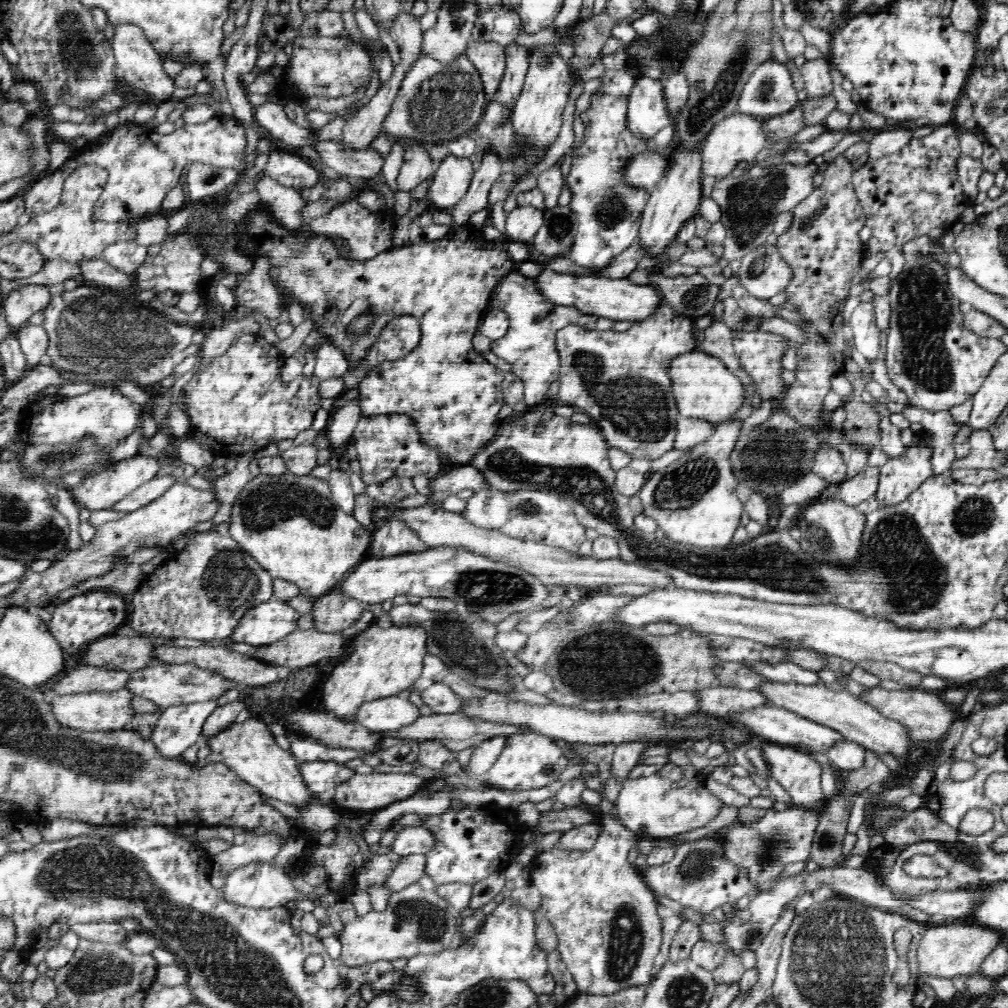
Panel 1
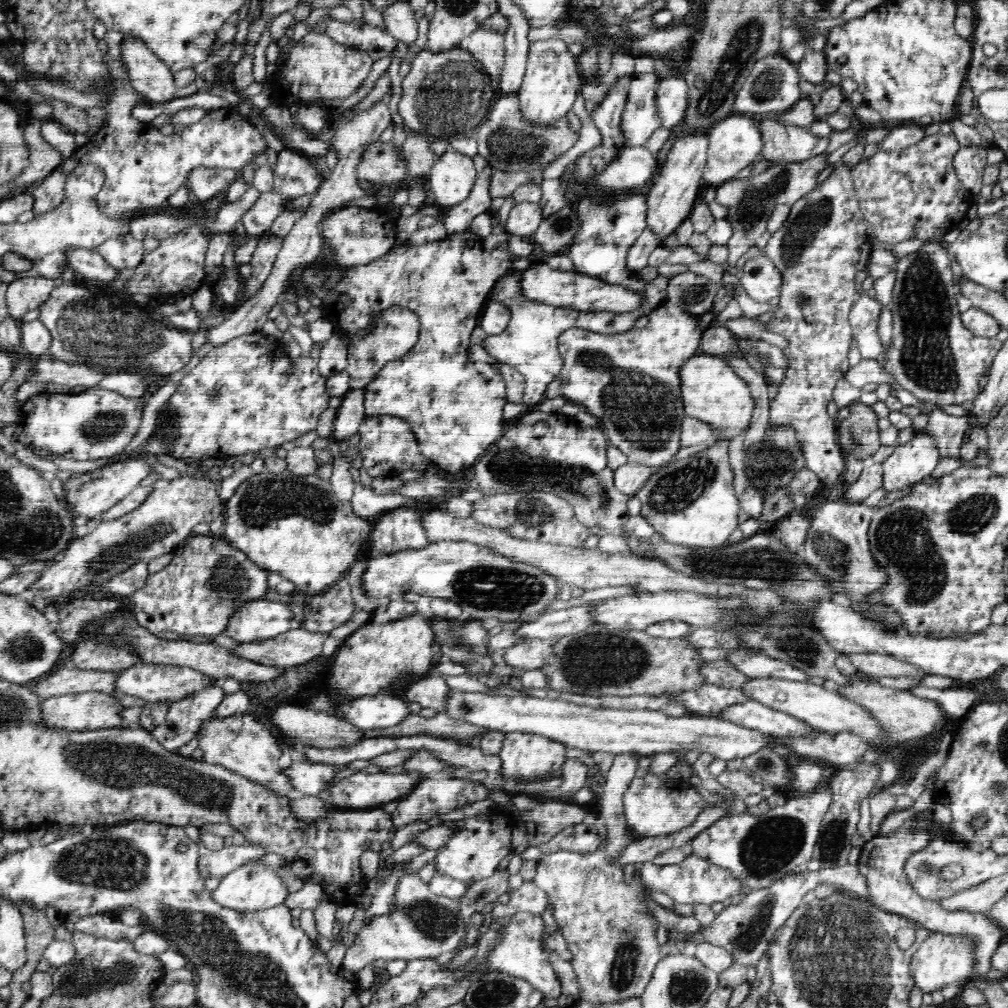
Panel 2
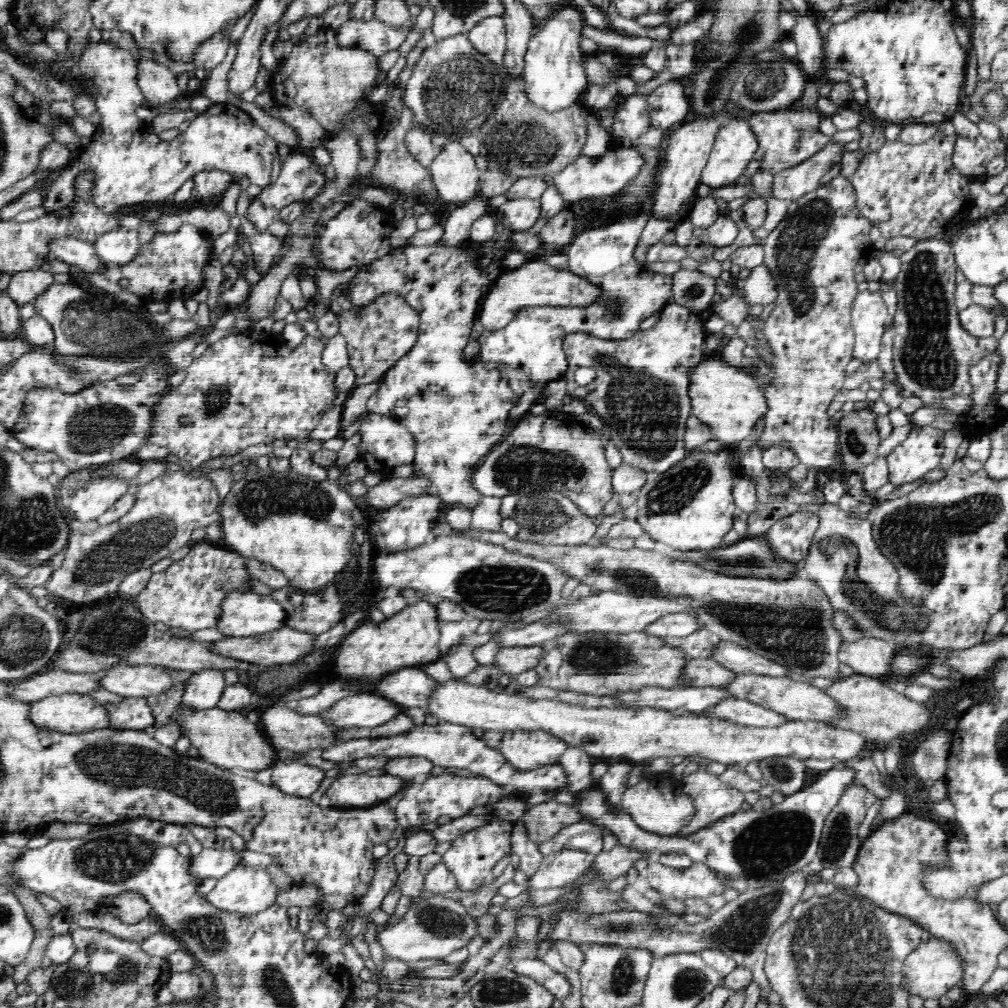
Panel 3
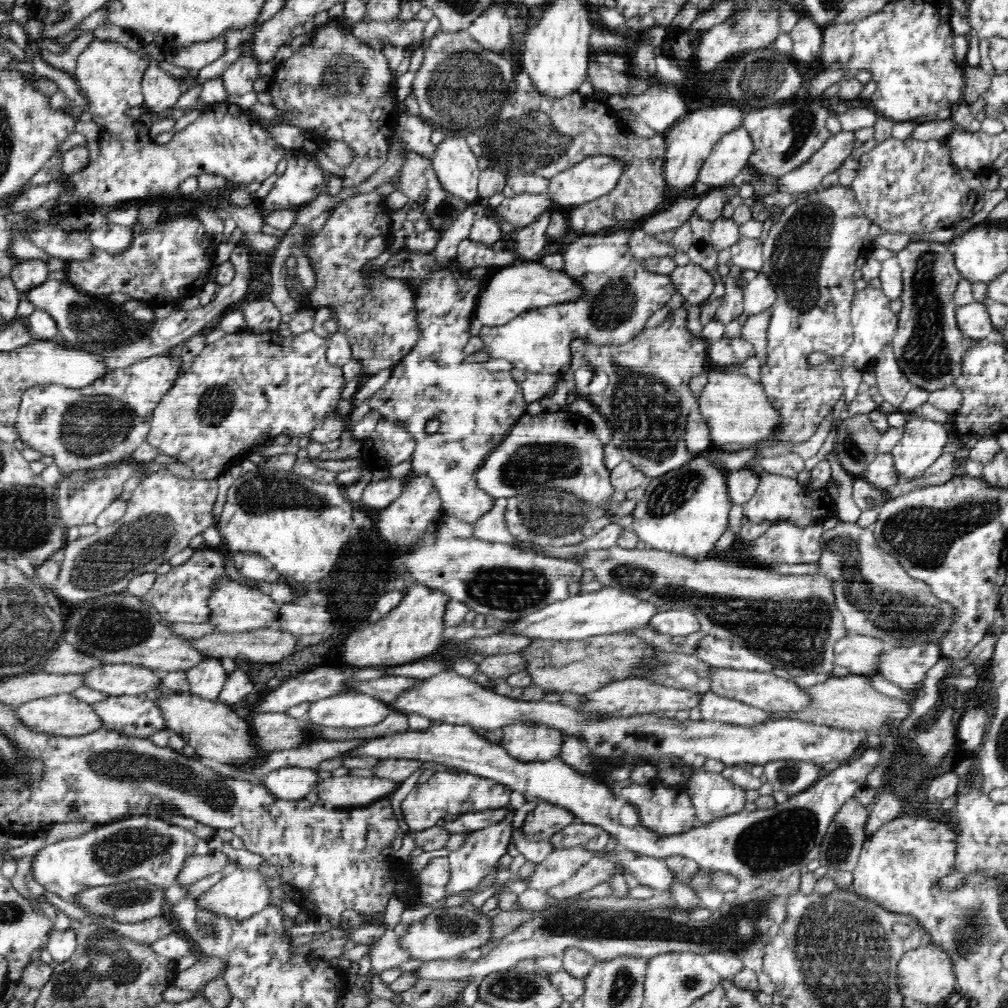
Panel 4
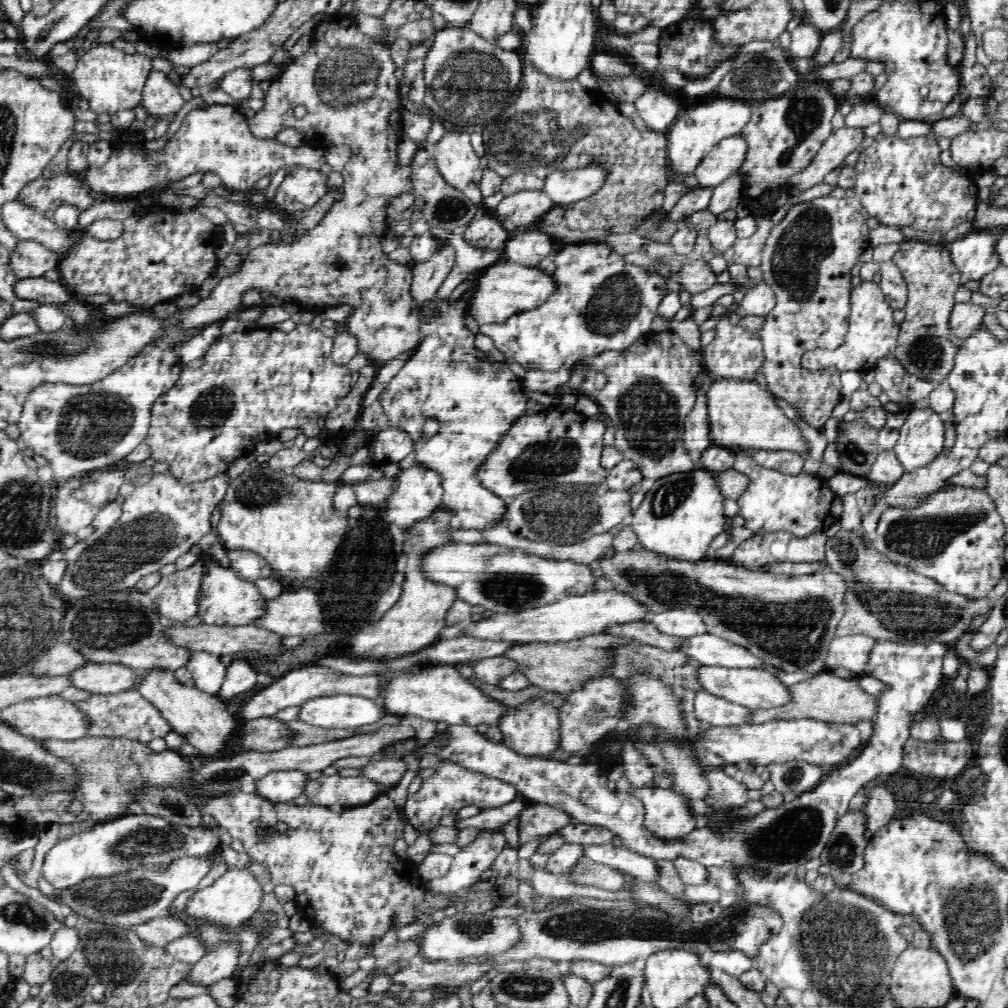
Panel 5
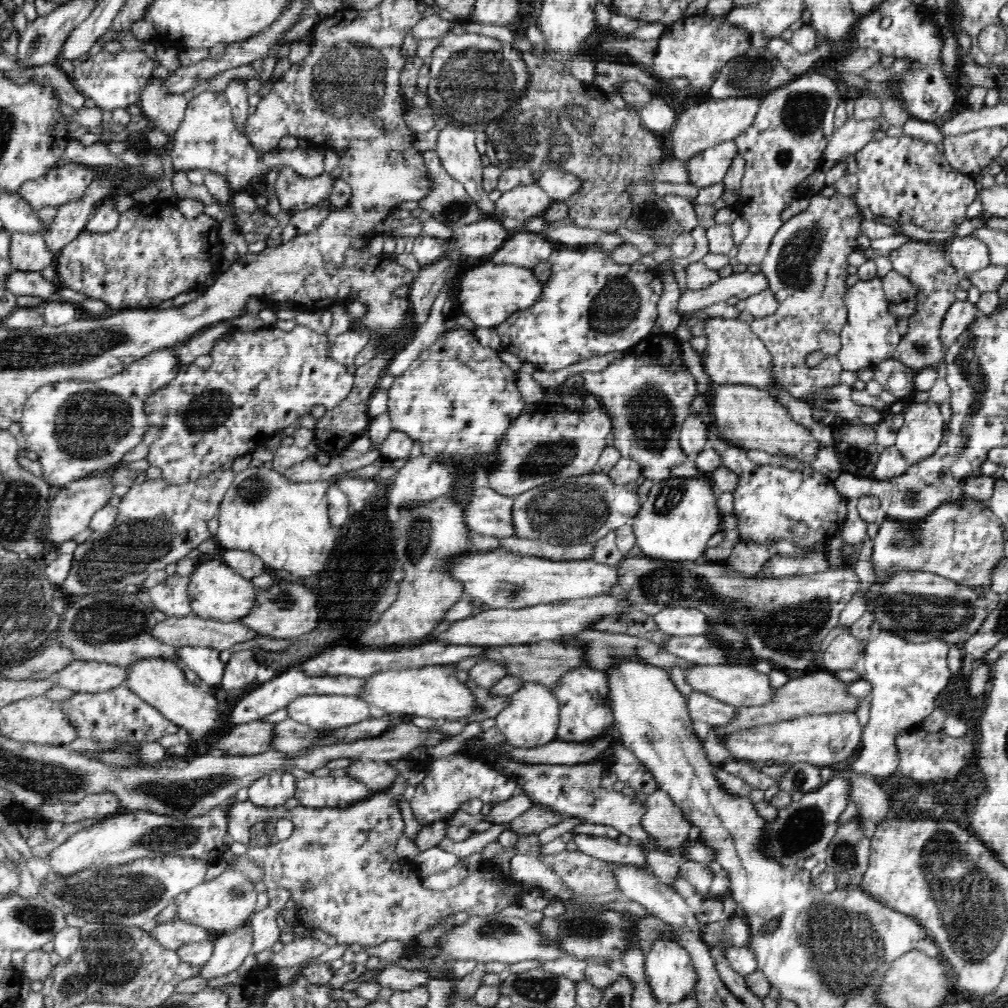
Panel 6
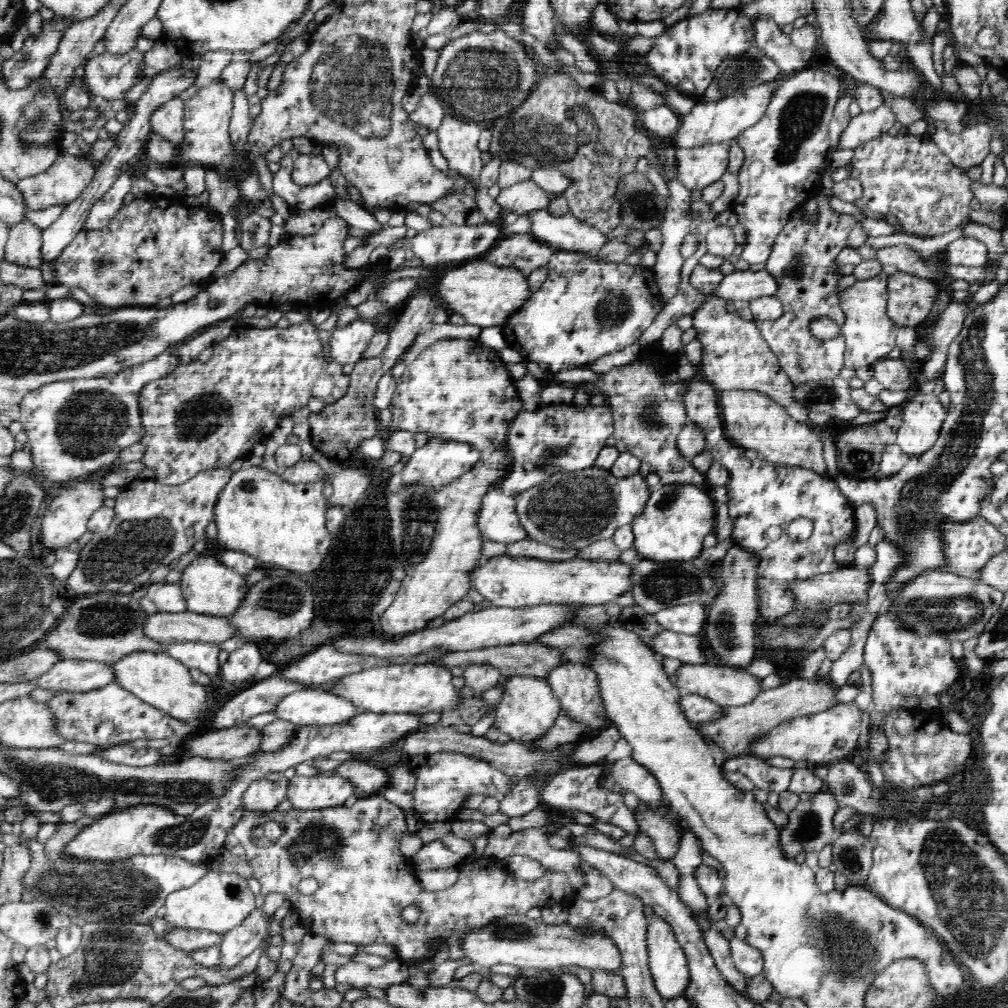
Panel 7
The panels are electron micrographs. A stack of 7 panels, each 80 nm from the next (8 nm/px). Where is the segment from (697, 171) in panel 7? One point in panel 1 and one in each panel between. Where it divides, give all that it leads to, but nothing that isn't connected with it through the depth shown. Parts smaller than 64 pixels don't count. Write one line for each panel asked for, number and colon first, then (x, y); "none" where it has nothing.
1: (739, 139)
2: (735, 142)
3: (735, 147)
4: (731, 154)
5: (728, 156)
6: (709, 168)

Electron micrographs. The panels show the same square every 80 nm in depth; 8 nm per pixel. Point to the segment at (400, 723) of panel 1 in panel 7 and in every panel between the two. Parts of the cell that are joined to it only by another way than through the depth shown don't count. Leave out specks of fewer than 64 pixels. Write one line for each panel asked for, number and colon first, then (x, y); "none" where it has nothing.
2: (381, 711)
3: (365, 710)
4: (349, 710)
5: (341, 711)
6: (320, 711)
7: (310, 707)

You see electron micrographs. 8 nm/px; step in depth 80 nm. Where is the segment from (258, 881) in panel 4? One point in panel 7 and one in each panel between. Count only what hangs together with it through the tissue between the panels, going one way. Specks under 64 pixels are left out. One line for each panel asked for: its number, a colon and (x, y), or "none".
5: (232, 900)
6: (222, 904)
7: (219, 901)

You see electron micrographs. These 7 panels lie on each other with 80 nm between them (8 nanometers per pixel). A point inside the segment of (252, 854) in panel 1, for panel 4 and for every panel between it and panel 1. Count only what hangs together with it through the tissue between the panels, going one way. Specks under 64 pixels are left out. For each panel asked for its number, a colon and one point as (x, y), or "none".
2: (213, 863)
3: (211, 863)
4: (195, 867)

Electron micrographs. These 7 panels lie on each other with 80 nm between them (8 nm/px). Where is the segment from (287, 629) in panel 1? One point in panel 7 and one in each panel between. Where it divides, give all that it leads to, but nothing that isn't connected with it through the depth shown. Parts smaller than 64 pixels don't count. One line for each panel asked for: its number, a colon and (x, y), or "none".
2: (259, 620)
3: (244, 614)
4: (233, 608)
5: (225, 599)
6: (217, 593)
7: (209, 587)

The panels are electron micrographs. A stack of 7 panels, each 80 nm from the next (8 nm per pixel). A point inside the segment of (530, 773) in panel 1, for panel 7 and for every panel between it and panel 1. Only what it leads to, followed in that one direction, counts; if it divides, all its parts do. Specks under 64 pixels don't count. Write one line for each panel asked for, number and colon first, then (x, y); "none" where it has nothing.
2: (523, 755)
3: (524, 749)
4: (526, 741)
5: (532, 730)
6: (531, 719)
7: (527, 710)

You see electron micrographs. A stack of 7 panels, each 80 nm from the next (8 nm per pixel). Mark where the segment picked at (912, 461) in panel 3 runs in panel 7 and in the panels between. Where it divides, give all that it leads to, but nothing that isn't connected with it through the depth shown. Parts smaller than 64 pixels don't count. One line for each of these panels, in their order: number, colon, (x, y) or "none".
4: (923, 441)
5: (921, 438)
6: (921, 433)
7: (923, 416)

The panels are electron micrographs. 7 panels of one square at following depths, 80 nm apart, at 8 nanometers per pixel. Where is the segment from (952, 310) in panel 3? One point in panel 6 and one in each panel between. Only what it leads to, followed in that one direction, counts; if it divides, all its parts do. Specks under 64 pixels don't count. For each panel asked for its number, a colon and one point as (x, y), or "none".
4: (927, 343)
5: (925, 345)
6: (926, 264)

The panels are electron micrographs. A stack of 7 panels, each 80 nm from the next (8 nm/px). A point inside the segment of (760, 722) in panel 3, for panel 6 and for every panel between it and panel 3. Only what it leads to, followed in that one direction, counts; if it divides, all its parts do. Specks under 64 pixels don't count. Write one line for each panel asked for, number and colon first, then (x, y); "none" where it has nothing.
4: (713, 707)
5: (717, 711)
6: (702, 707)

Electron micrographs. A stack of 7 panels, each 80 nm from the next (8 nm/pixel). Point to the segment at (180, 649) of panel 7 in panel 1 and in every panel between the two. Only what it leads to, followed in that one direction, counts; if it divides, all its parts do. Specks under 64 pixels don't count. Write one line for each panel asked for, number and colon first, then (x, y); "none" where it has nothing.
1: (179, 727)
2: (182, 722)
3: (204, 689)
4: (206, 680)
5: (208, 672)
6: (205, 662)

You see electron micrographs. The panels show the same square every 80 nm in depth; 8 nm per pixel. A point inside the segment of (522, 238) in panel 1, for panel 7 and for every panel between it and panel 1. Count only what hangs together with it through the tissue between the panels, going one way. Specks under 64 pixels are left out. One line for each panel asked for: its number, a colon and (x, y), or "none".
2: (523, 220)
3: (521, 214)
4: (521, 210)
5: (524, 207)
6: (523, 202)
7: (522, 198)

